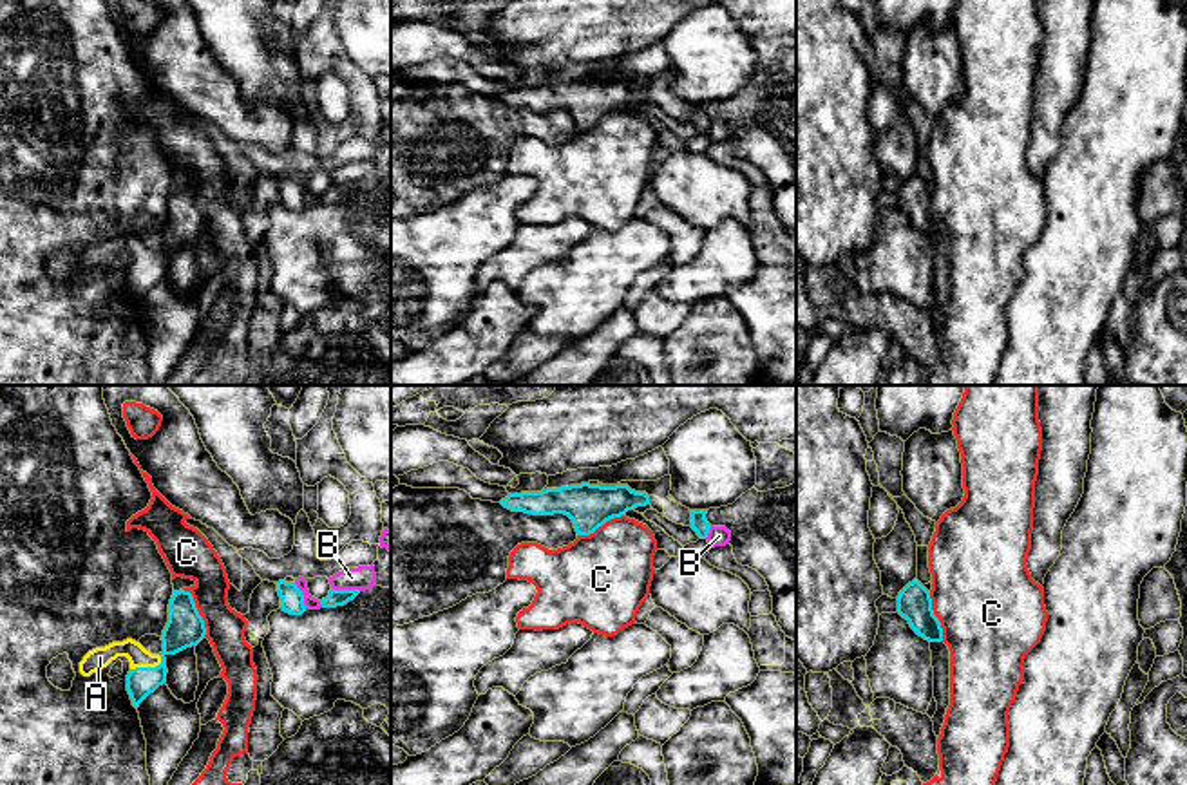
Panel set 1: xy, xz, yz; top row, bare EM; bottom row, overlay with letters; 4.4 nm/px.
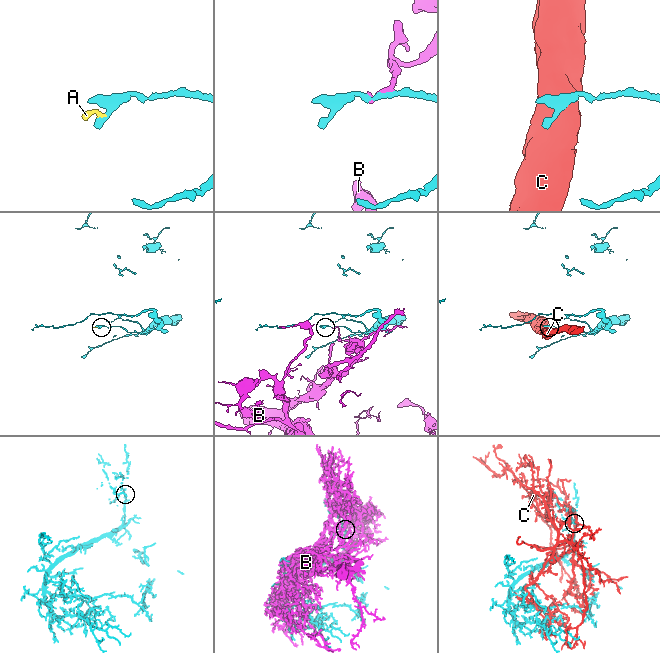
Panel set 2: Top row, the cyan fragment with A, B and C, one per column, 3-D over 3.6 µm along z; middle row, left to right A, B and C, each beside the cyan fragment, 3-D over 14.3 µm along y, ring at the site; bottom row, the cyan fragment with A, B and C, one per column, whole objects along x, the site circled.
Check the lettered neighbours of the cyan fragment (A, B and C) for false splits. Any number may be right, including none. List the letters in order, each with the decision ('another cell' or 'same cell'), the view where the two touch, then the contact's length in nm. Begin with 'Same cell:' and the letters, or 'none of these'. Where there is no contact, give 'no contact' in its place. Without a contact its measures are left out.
Same cell: A
A: same cell | xy | 160 nm
B: another cell | xy | 140 nm
C: another cell | xy | 240 nm

